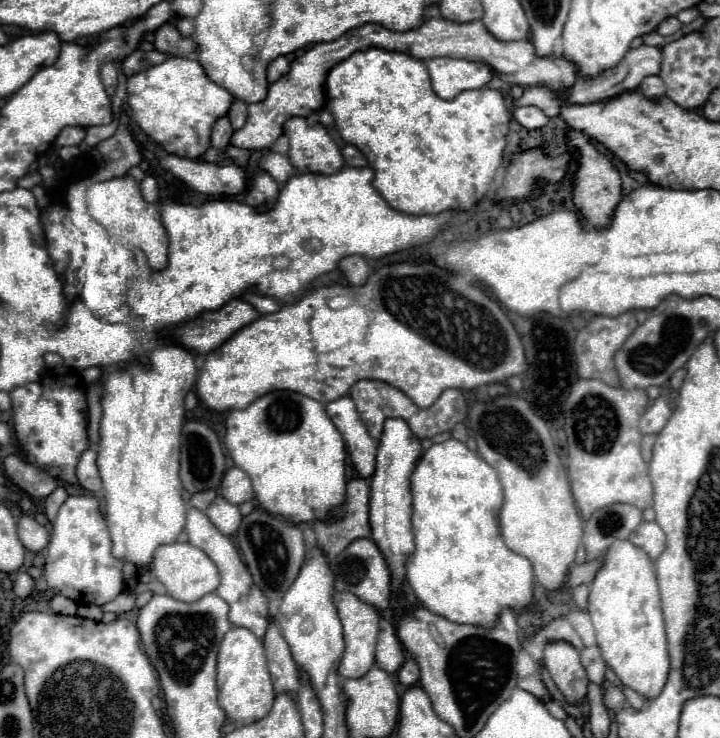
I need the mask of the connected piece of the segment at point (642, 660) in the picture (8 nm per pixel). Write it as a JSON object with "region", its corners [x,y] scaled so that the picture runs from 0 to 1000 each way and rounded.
{"region":[[[875,732],[853,734],[842,745],[836,767],[819,791],[817,829],[842,900],[858,913],[867,930],[897,946],[911,946],[919,938],[931,908],[917,816],[919,808],[903,753]]]}

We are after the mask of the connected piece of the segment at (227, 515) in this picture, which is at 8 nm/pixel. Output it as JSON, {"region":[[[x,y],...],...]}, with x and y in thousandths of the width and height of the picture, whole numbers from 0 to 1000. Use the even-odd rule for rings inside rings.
{"region":[[[303,672],[294,686],[289,686],[286,691],[286,699],[294,705],[294,710],[314,726],[322,726],[328,724],[333,707],[336,707],[336,696],[331,691],[331,686],[314,680],[314,675]]]}

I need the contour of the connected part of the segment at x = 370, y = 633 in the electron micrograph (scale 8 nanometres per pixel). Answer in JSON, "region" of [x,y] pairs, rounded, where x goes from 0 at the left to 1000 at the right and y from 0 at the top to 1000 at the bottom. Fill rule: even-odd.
{"region":[[[467,802],[464,818],[469,824],[469,832],[478,848],[478,867],[481,867],[481,881],[478,881],[469,911],[475,919],[500,919],[519,902],[519,878],[522,878],[522,864],[525,864],[528,832],[517,818],[503,816],[497,808],[486,802]]]}

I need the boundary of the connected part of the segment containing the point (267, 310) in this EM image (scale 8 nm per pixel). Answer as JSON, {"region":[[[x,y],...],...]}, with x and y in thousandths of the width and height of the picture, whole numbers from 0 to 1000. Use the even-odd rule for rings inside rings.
{"region":[[[339,398],[342,409],[347,409],[361,425],[378,425],[389,420],[389,412],[381,404],[364,404],[364,398]]]}

